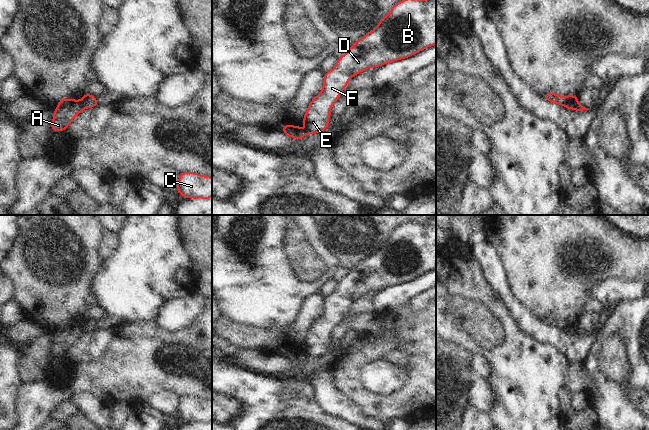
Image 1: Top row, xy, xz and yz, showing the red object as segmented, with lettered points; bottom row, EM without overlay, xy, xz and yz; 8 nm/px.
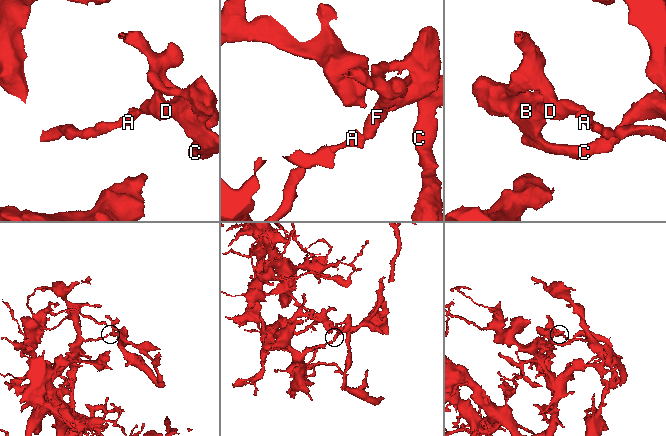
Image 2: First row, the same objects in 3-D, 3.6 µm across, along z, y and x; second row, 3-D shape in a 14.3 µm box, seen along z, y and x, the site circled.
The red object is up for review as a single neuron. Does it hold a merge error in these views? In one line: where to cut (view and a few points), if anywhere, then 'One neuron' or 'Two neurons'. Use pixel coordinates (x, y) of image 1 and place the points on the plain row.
Split along xy (81, 324), (83, 333). Two neurons

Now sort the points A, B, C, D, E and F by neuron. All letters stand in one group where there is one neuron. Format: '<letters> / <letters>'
A / B C D E F

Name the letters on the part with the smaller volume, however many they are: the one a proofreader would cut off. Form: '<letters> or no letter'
B, C, D, E, F

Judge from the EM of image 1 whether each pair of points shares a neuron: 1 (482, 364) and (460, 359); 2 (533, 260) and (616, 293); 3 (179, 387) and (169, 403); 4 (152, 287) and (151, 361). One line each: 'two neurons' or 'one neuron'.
1: two neurons
2: two neurons
3: two neurons
4: two neurons

